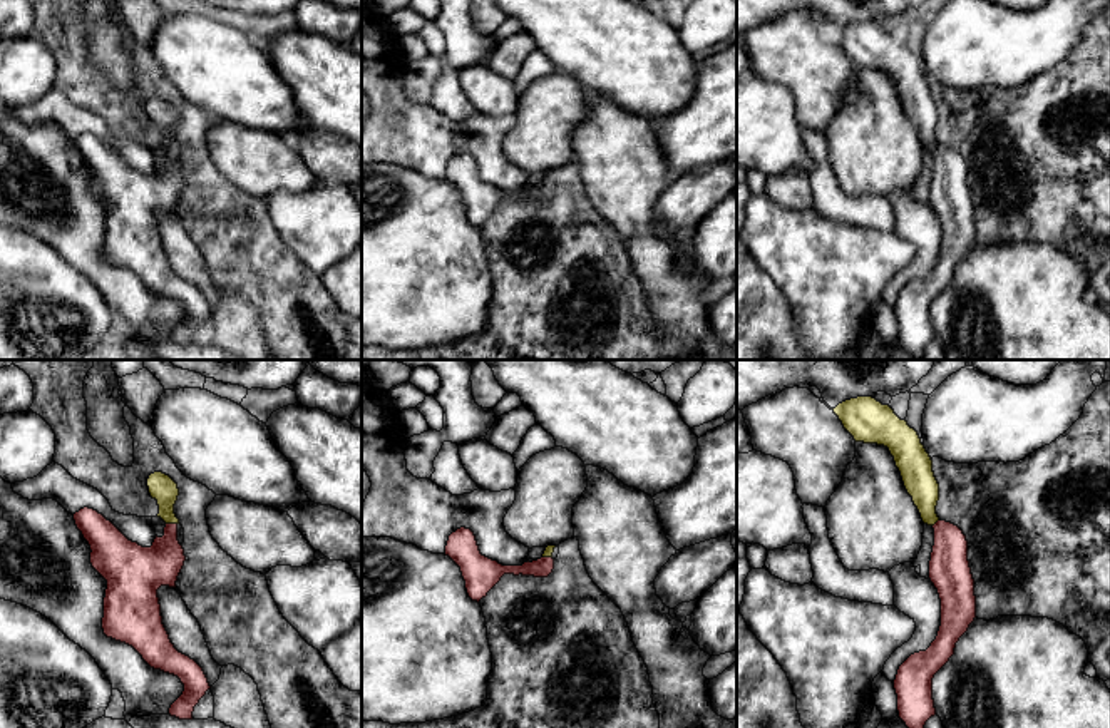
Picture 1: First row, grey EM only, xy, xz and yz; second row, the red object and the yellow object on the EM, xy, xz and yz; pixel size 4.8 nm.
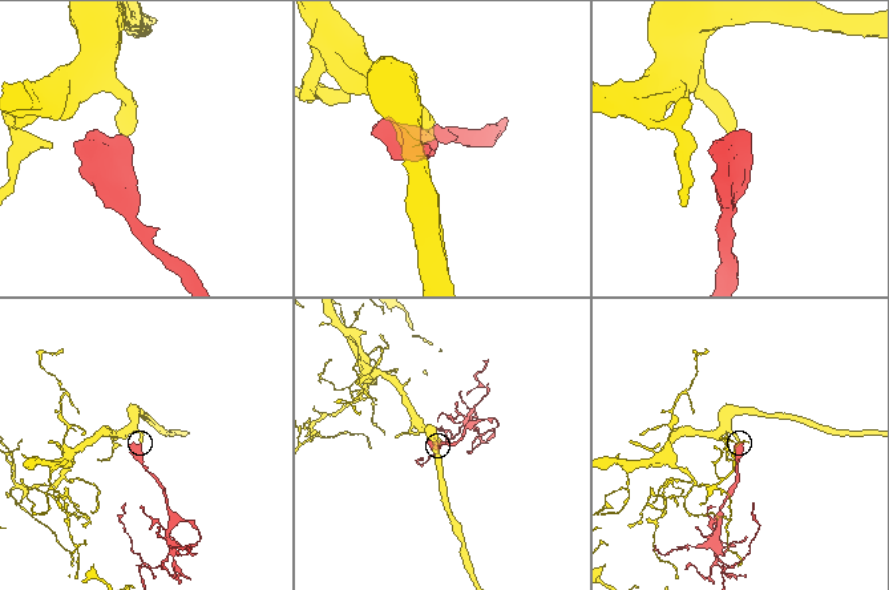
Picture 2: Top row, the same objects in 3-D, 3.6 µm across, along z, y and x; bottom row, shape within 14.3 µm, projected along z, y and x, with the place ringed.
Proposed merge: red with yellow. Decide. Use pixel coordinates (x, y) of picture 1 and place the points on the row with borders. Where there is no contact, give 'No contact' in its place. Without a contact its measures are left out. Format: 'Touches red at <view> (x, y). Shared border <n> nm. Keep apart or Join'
Touches red at xy (171, 524). Shared border 60 nm. Join

